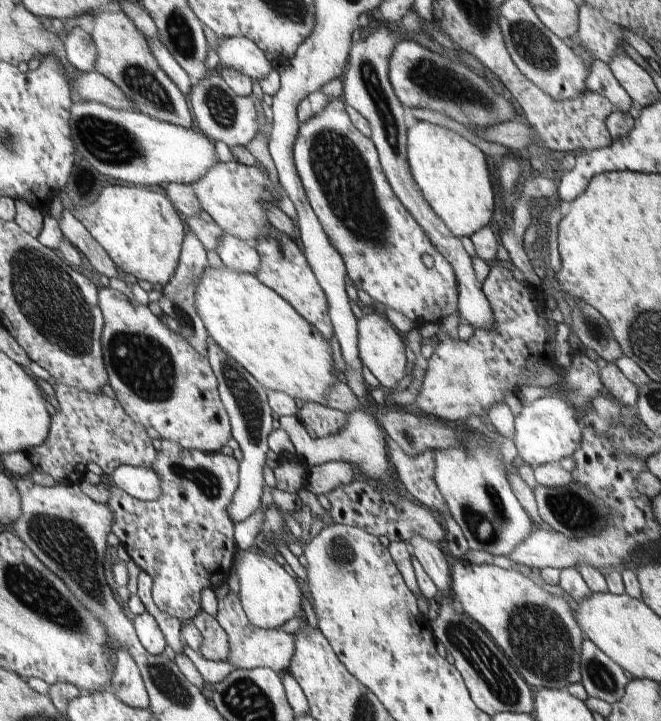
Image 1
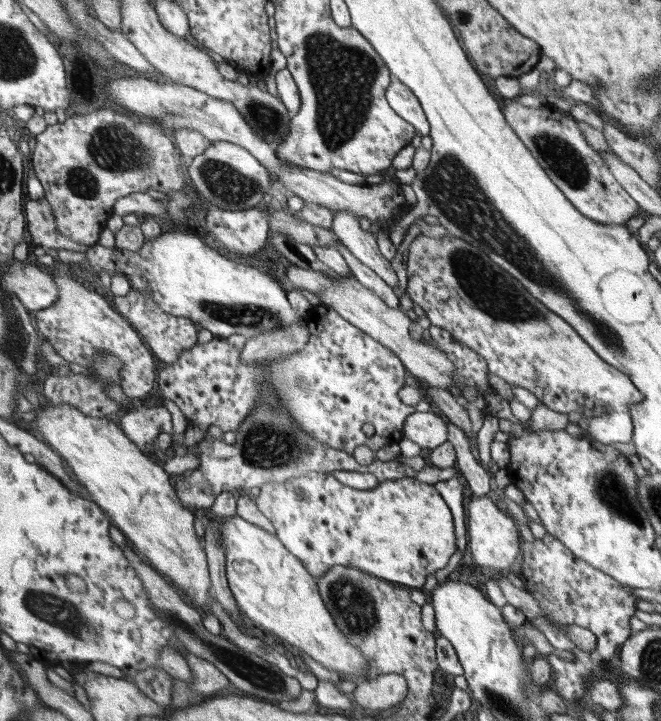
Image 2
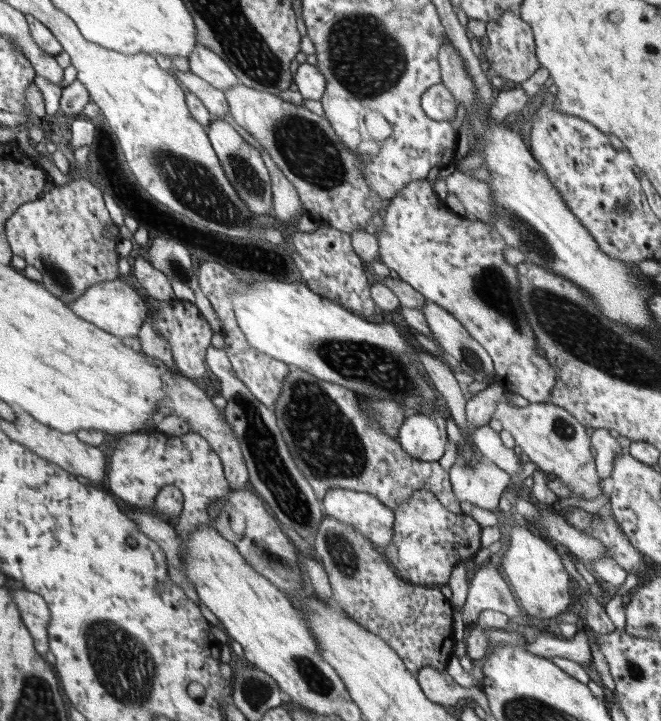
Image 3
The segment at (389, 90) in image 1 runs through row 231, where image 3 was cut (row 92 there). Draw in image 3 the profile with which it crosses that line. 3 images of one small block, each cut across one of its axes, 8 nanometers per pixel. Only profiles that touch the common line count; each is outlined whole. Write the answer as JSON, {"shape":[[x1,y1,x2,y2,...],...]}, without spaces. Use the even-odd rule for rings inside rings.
{"shape":[[441,82,426,90,421,102,425,112,434,120,451,121,457,115,458,102]]}

